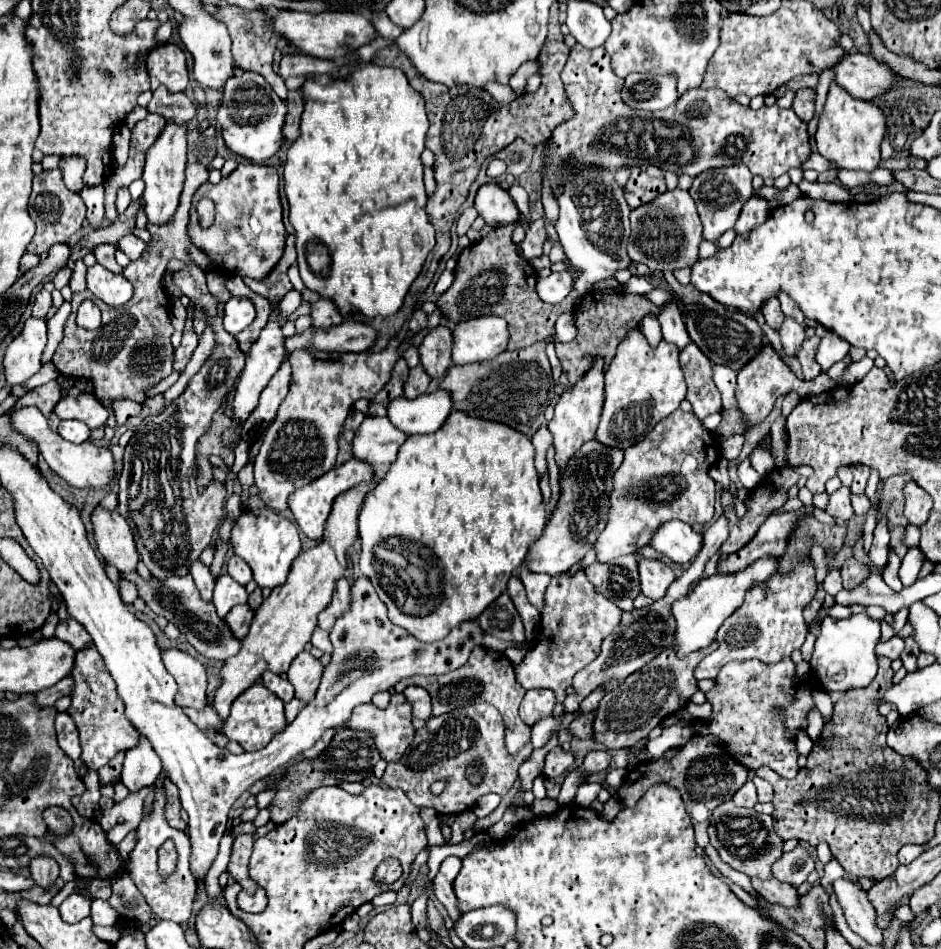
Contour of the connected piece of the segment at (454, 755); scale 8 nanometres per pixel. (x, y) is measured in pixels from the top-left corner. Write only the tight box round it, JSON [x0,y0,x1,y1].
[381,704,531,816]

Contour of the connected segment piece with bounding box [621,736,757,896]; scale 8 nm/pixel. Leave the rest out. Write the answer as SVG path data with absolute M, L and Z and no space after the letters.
M699 736L699 738L691 738L685 746L675 748L675 756L669 758L669 760L663 756L663 758L659 758L655 762L643 762L637 768L633 768L627 774L627 780L625 780L623 788L621 788L621 796L627 796L625 802L627 802L627 808L631 808L631 806L637 804L637 800L647 792L647 788L651 784L657 784L657 782L669 782L669 784L673 784L683 794L683 802L685 802L687 812L689 812L689 816L693 820L693 826L695 826L695 840L697 840L697 844L703 846L705 854L711 858L711 862L715 864L715 868L725 878L729 878L733 884L743 886L753 896L757 896L753 892L751 880L745 874L741 874L741 872L733 870L731 866L727 866L719 858L717 850L709 844L709 834L707 834L707 826L709 826L713 808L717 808L723 802L723 798L731 800L733 794L747 782L747 778L749 778L749 770L745 766L739 766L739 762L735 762L735 758L731 758L727 754L727 746L715 746L715 742L711 742L711 738Z

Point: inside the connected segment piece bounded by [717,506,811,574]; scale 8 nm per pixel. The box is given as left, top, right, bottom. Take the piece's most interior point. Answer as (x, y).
(770, 539)

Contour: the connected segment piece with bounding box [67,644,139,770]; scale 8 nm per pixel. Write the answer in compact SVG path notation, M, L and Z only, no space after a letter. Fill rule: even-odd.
M93 644L77 652L71 676L75 678L75 688L73 688L73 702L67 712L73 716L79 728L79 738L81 738L81 748L83 748L81 760L89 768L99 770L119 750L133 748L139 740L139 732L135 732L135 726L127 722L123 700L119 698L115 690L115 680L111 678L111 674L107 674L107 668L103 666L103 658L99 658L99 652L95 650Z

